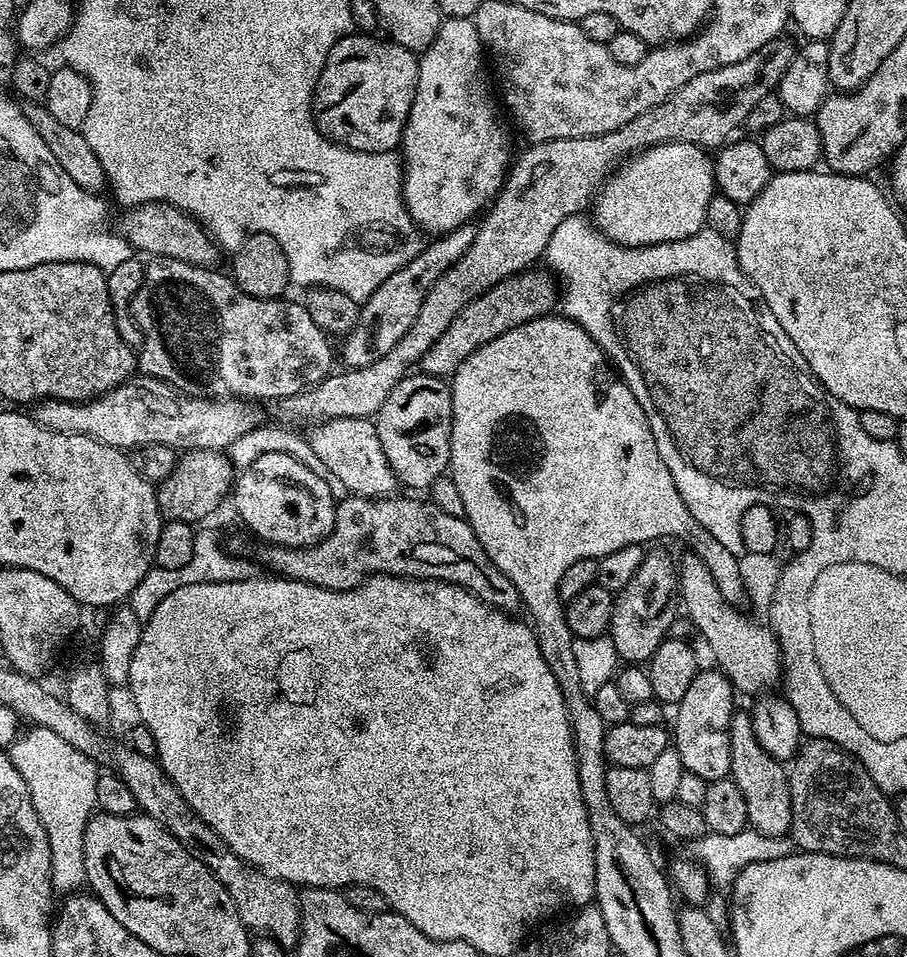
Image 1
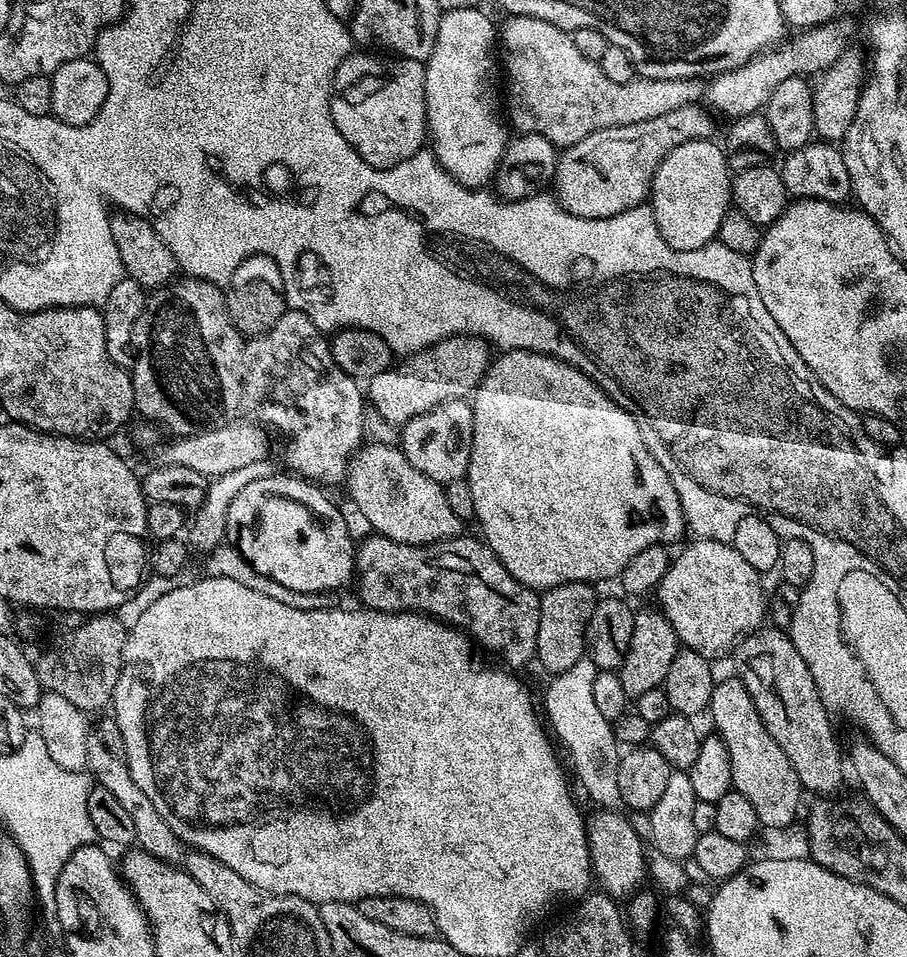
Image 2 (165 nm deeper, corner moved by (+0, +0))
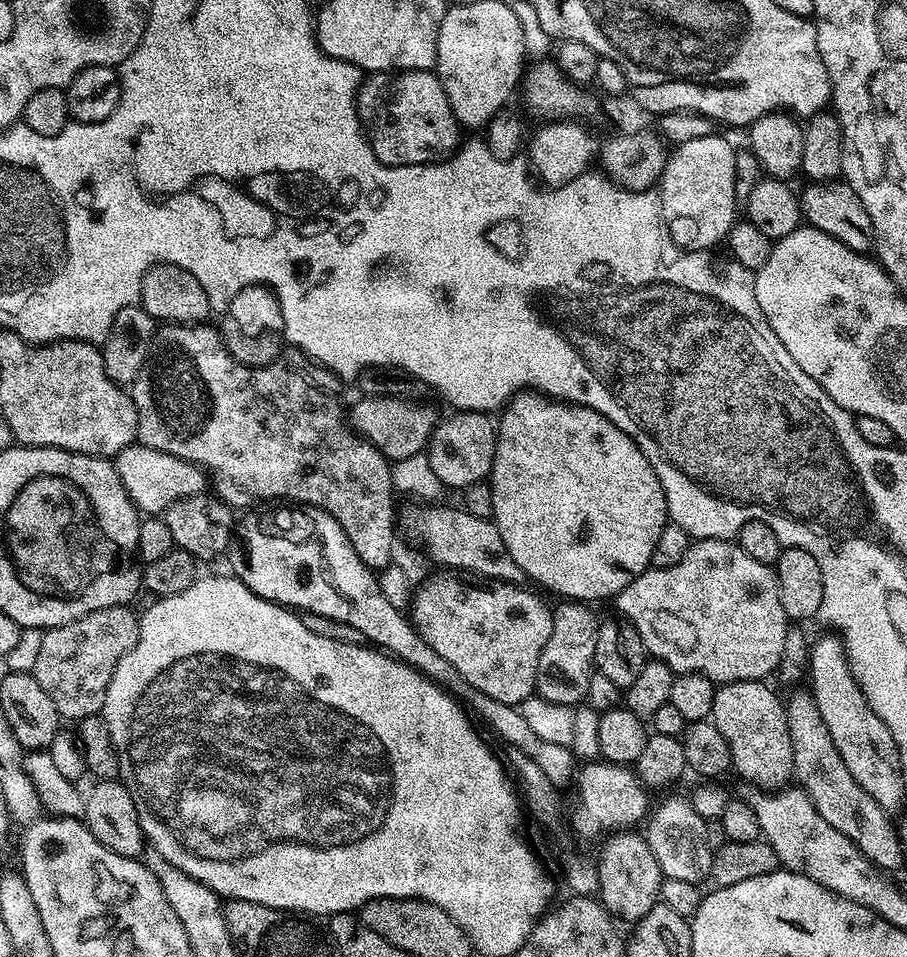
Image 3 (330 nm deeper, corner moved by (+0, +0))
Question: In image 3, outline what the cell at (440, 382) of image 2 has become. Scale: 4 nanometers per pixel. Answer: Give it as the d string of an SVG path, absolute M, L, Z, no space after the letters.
M361 395L361 400L350 408L350 424L353 429L364 439L370 441L375 448L386 457L389 462L410 458L411 455L425 451L428 441L432 439L432 429L438 423L438 415L432 408L427 408L427 403L413 402L411 400L398 400L389 396Z

